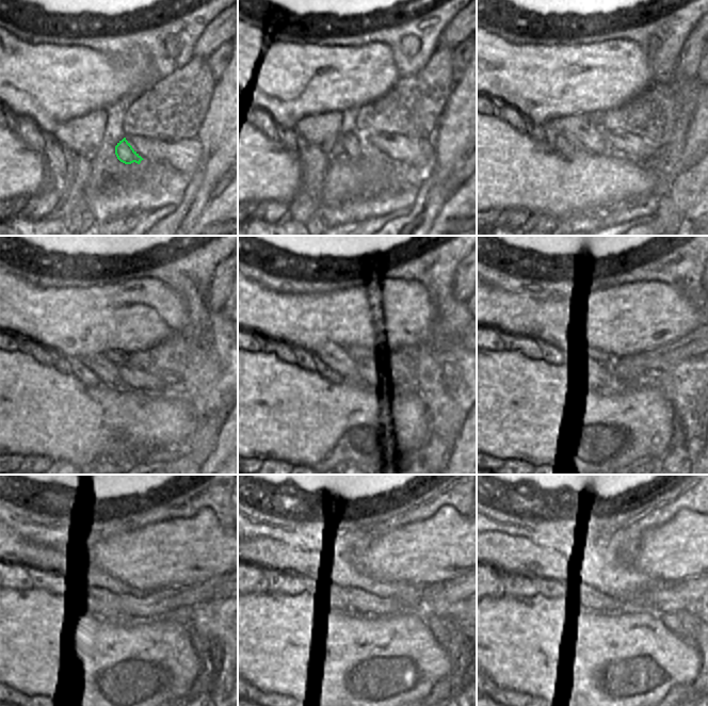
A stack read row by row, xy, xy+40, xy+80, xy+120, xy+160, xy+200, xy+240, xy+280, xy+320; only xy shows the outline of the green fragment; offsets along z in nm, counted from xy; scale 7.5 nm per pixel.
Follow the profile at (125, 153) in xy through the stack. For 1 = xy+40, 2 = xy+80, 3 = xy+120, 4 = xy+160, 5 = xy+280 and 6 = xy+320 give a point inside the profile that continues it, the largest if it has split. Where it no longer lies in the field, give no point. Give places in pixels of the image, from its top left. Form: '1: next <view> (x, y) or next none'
1: next xy+40 (357, 145)
2: next xy+80 (593, 140)
3: next xy+120 (108, 372)
4: next xy+160 (335, 357)
5: next xy+280 (266, 552)
6: next xy+320 (509, 555)

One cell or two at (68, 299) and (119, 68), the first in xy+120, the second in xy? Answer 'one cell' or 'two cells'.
one cell

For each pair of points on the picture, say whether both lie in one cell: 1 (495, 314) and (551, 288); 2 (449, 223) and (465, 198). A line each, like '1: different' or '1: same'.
1: different
2: same

